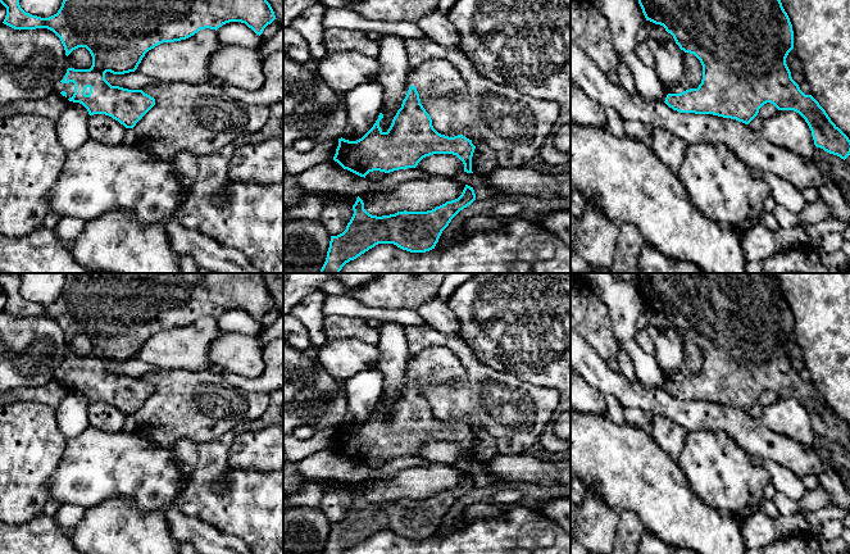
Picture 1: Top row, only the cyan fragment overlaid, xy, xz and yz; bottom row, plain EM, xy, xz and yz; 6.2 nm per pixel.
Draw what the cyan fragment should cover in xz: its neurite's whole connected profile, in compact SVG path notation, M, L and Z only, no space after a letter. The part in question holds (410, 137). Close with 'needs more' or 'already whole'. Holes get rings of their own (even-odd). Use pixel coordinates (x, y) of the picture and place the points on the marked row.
M431 60L408 76L410 85L401 108L383 132L379 113L373 127L359 140L338 138L333 160L344 169L360 177L373 171L390 173L415 168L418 163L433 154L456 155L464 164L464 172L472 172L472 156L476 146L463 135L449 137L438 133L429 114L421 104L419 96L432 88L445 96L449 92L465 91L465 82L458 69L446 60Z; needs more

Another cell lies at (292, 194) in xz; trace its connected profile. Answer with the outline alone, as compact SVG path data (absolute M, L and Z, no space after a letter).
M283 172L283 205L294 205L303 199L305 192L296 185L296 176Z

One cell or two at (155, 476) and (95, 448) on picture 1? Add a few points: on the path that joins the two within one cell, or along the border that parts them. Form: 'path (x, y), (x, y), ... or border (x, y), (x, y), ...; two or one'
path (140, 472), (124, 463), (110, 463); one

